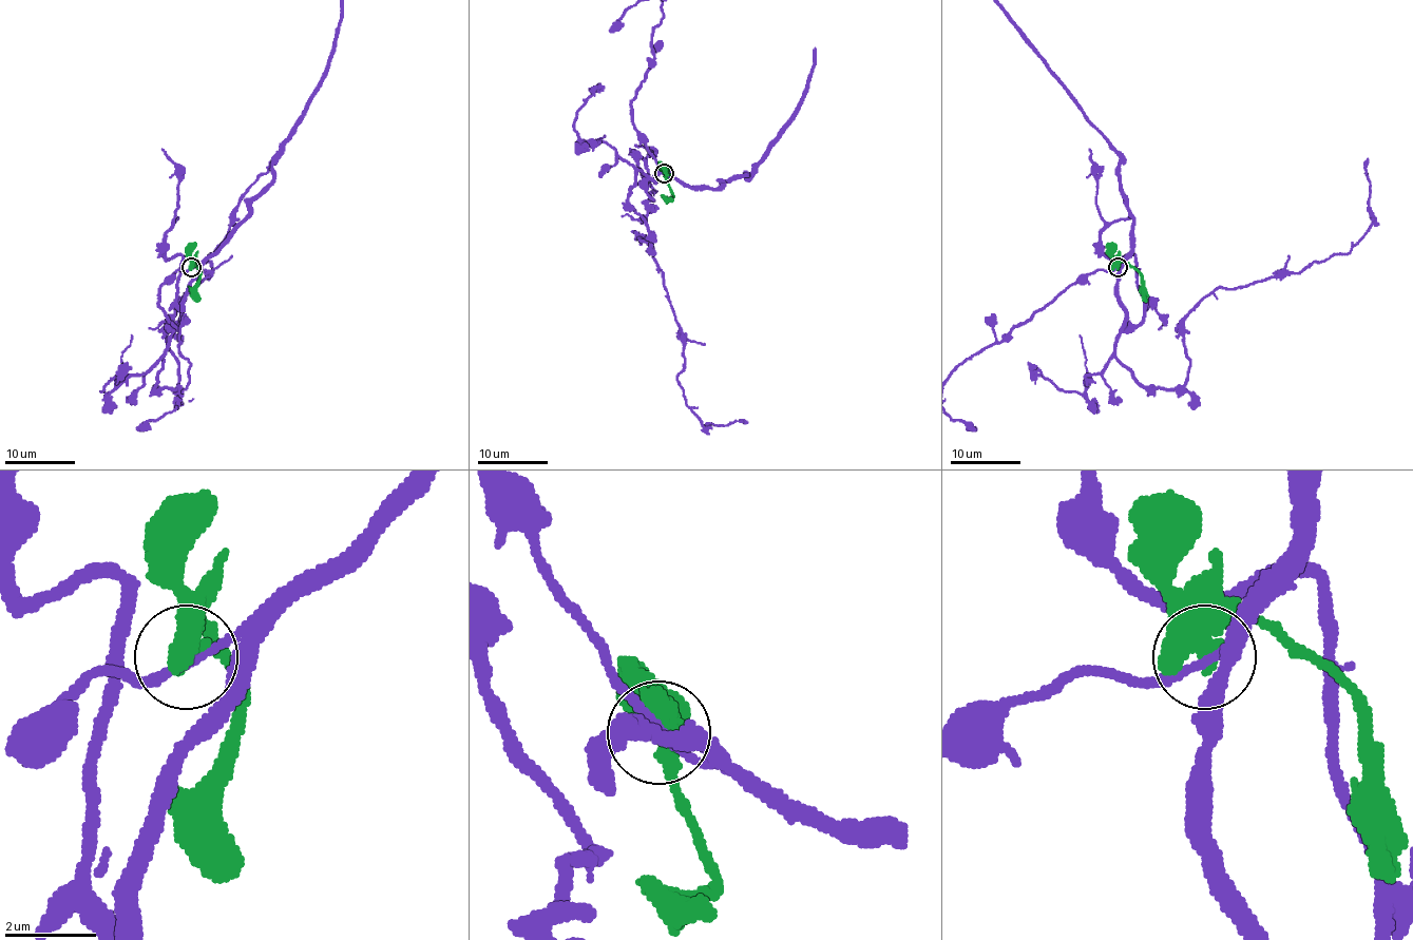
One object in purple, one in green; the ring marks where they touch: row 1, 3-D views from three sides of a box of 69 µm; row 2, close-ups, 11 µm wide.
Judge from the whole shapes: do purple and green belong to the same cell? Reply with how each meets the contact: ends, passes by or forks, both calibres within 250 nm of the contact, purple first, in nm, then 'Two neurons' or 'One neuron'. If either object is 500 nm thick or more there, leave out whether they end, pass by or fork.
Thickness 170 nm (purple) against 600 nm. One neuron

